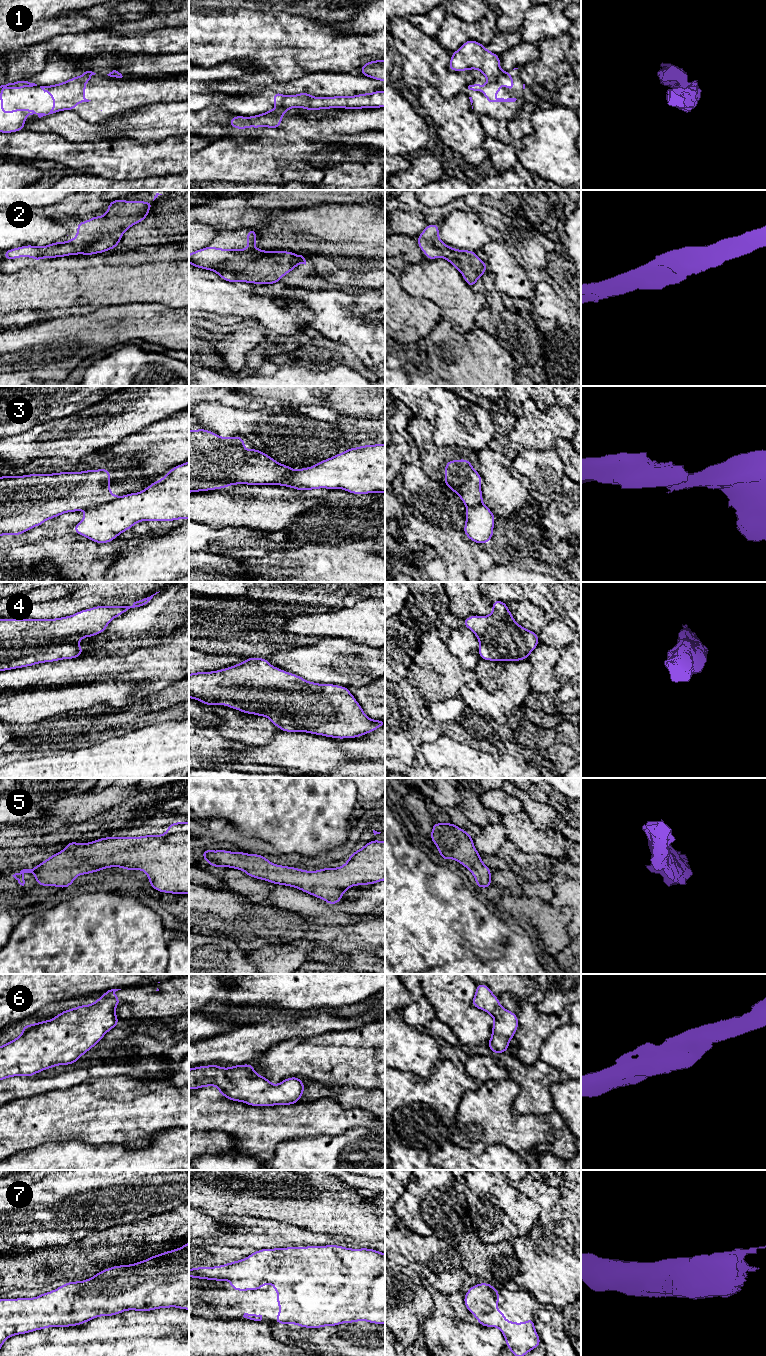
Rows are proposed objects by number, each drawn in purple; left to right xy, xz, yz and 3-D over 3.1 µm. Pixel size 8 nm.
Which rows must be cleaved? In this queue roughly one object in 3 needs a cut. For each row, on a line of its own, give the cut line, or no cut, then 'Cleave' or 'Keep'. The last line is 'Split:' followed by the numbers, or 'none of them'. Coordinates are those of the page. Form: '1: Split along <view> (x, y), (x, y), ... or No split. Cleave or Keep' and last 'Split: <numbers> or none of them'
1: Split along yz (502, 72), (495, 81), (489, 82). Cleave
2: No split. Keep
3: Split along xy (118, 497), (85, 509). Cleave
4: No split. Keep
5: No split. Keep
6: No split. Keep
7: No split. Keep
Split: 1, 3

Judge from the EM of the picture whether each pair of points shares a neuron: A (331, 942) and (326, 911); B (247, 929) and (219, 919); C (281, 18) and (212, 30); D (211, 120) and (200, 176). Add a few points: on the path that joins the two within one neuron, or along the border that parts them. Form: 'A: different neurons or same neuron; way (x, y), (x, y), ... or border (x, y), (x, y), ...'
A: different neurons; border (310, 922), (339, 928)
B: same neuron; way (240, 922), (238, 920), (226, 919)
C: same neuron; way (264, 30), (229, 30)
D: different neurons; border (229, 128), (218, 141), (210, 143)

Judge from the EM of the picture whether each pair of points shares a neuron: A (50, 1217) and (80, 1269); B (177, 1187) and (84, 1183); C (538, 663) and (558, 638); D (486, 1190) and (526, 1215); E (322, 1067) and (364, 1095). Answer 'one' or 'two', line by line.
A: two
B: one
C: two
D: one
E: two

